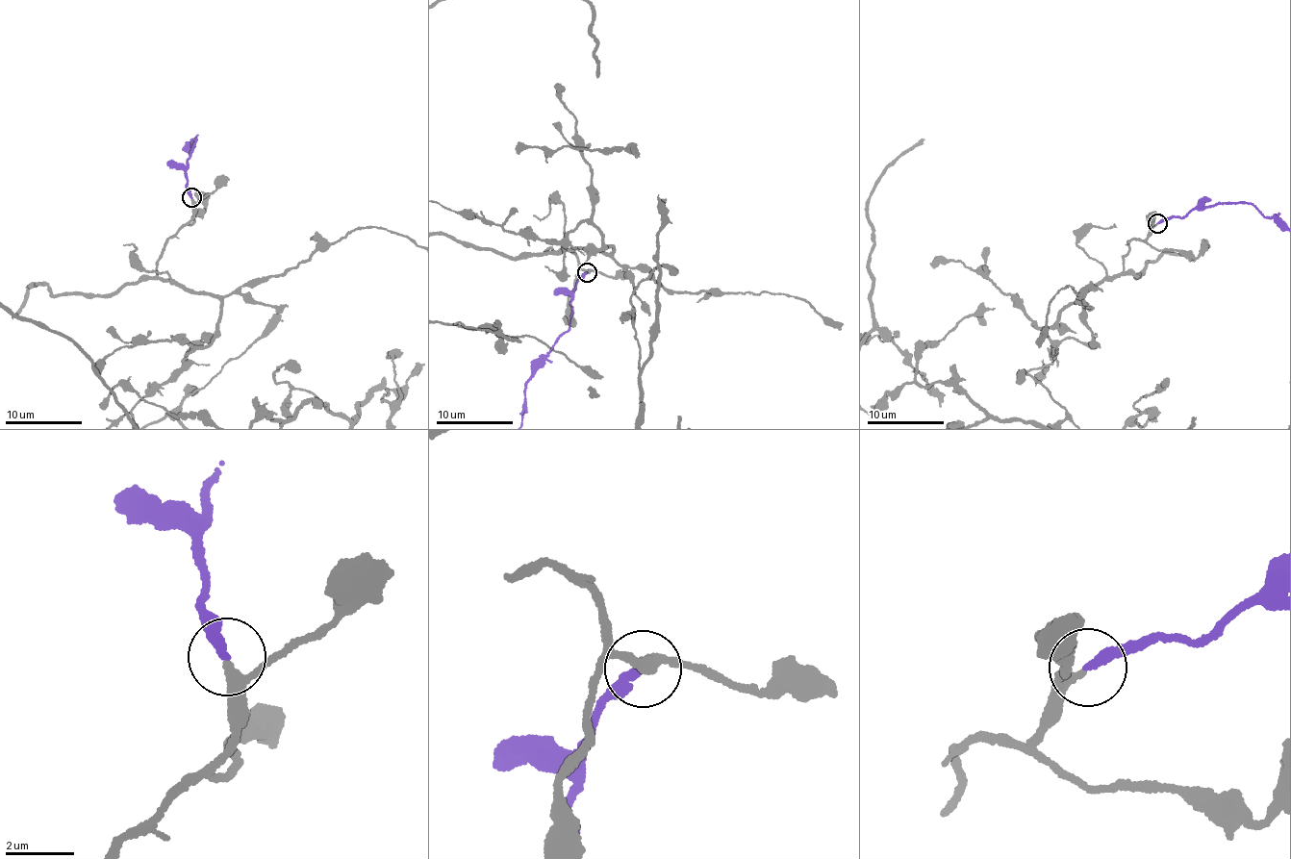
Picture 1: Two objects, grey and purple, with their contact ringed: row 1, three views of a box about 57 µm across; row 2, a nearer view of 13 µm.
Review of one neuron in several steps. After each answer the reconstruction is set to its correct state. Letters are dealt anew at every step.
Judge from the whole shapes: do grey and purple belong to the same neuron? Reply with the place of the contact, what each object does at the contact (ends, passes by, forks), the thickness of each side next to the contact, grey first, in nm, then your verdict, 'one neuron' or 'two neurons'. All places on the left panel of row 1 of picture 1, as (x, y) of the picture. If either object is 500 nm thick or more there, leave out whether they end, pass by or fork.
(191, 197) | grey passes by | purple ends | 220/300 nm | one neuron

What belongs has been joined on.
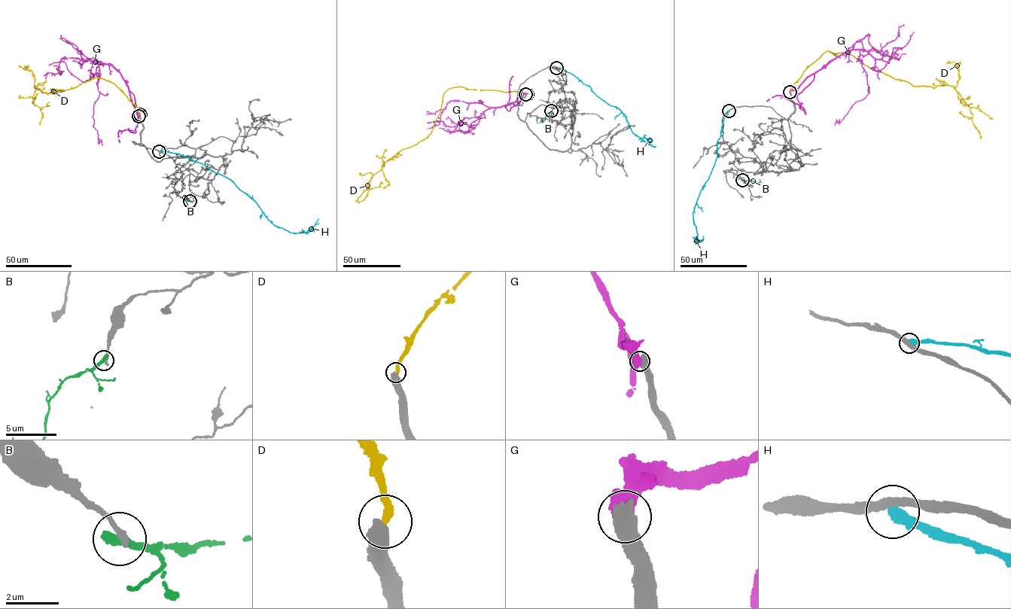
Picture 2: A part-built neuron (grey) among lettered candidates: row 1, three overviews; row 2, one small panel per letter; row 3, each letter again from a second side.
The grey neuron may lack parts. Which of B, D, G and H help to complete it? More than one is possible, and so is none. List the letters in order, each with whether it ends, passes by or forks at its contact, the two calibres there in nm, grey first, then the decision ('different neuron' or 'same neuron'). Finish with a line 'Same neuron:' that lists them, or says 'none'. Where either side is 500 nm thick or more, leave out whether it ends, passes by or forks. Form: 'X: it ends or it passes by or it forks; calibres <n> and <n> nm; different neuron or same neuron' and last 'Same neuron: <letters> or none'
B: it ends; calibres 240 and 400 nm; different neuron
D: calibres 550 and 300 nm; different neuron
G: calibres 750 and 750 nm; different neuron
H: it ends; calibres 360 and 480 nm; different neuron
Same neuron: none

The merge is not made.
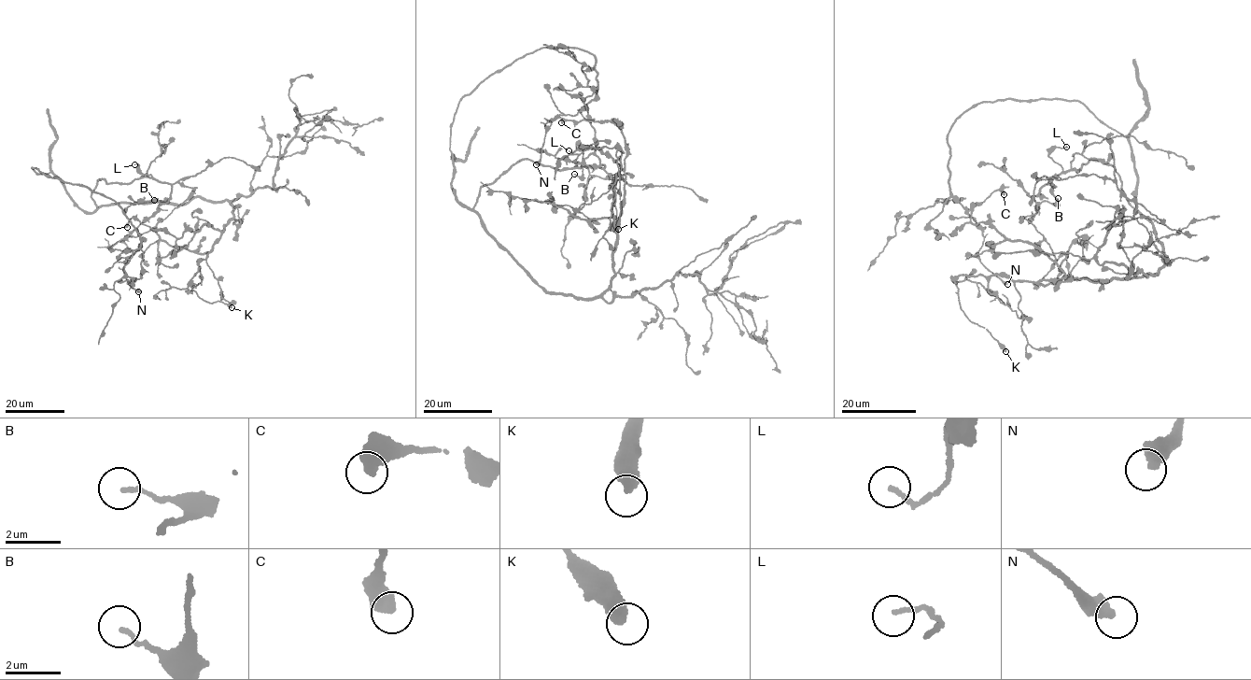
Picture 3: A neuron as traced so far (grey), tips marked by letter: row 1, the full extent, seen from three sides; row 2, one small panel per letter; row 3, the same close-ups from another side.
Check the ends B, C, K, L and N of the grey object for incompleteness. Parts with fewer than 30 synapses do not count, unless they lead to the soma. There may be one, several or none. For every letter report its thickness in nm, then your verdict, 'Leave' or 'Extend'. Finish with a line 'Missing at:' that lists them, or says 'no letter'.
B: Thickness 140 nm. Leave
C: Thickness 550 nm. Leave
K: Thickness 550 nm. Leave
L: Thickness 160 nm. Leave
N: Thickness 480 nm. Leave
Missing at: no letter

